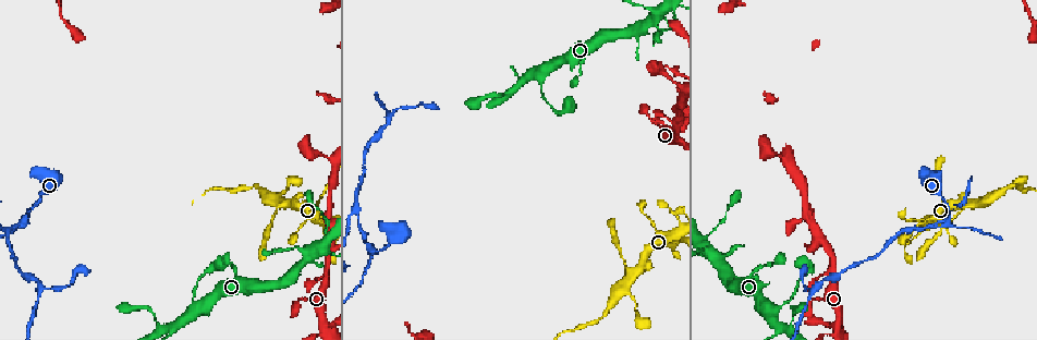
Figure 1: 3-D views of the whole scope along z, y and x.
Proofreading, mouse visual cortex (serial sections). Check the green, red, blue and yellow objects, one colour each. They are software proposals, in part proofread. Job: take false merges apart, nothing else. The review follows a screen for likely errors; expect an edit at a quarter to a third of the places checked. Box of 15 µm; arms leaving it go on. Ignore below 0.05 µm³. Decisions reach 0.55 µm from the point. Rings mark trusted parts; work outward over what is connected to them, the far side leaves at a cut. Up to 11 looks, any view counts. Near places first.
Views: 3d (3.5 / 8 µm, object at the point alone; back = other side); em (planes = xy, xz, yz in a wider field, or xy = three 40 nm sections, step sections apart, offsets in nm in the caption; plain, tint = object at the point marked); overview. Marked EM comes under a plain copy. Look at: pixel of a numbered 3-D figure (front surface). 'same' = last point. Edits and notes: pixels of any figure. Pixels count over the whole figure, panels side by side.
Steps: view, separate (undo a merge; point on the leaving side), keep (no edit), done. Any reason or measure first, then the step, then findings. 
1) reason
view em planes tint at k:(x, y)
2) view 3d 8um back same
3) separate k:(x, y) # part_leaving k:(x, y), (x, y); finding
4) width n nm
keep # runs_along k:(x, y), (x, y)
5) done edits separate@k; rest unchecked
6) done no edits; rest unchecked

branch point
view 3d 3.5um at 1:(370, 250)

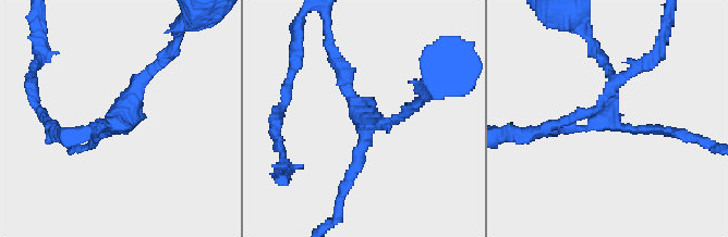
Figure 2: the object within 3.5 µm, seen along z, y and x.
shape alone is not enough
view em planes tint at 2:(607, 115)

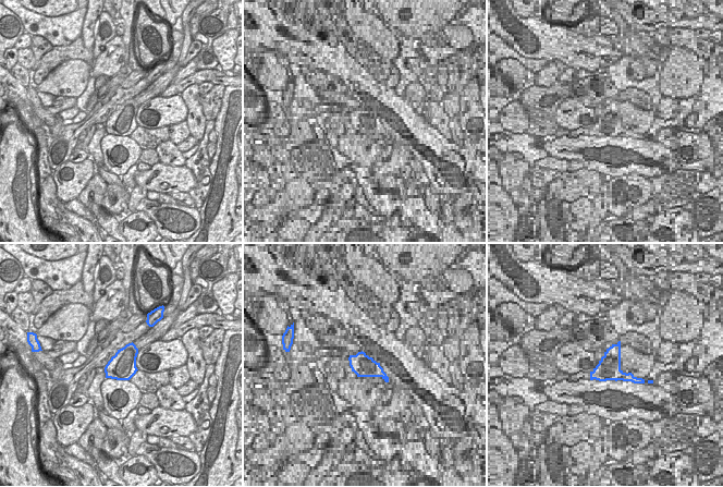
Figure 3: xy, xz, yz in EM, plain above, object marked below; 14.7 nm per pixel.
arms 3; arm_widths 150, 150, 200 nm
keep # runs_along 2:(165, 59), (129, 109), (88, 128); one cell here

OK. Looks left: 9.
side arm on a straight run
view 3d 3.5um at 1:(356, 211)

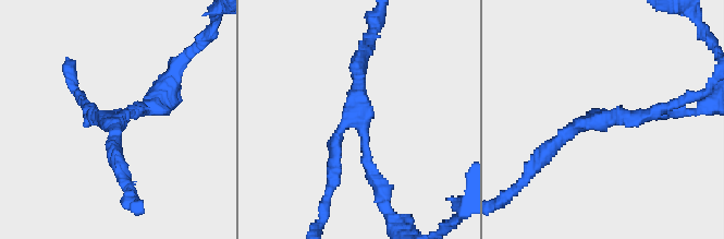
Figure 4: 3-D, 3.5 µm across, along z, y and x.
shape alone is not enough
view em xy step 5 tint at 4:(113, 121)

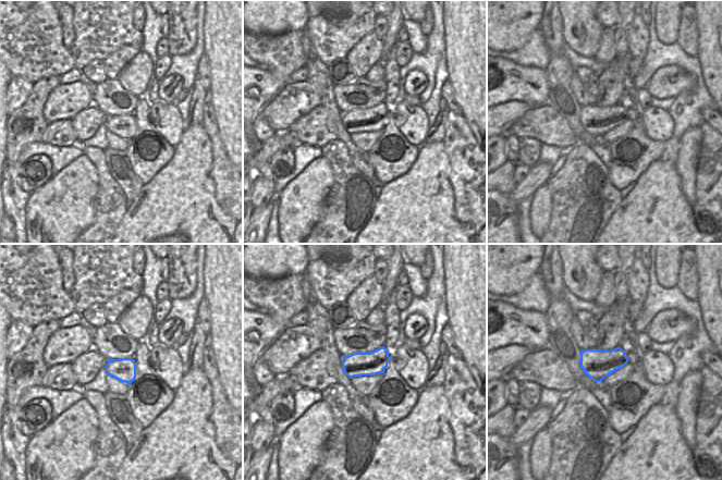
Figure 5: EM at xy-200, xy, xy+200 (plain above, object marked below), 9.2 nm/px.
arms 3; arm_widths 150, 150, 200 nm
keep # runs_along 4:(671, 111), (578, 122), (542, 155); all the same cell

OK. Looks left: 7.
thick turns thin
view 3d 3.5um back at 1:(974, 202)

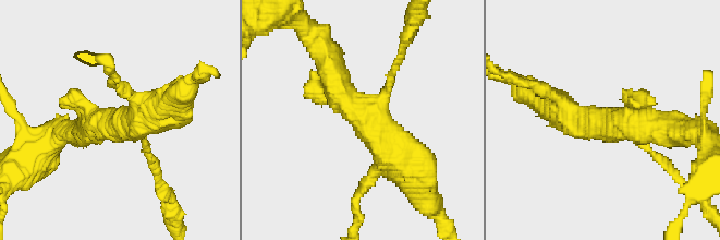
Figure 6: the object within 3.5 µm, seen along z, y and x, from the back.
arms 3; arm_widths 150, 400, 450 nm
keep # runs_along 6:(326, 54), (340, 95), (403, 168); all the same cell

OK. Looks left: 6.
narrows sharply
view 3d 8um at 1:(250, 188)

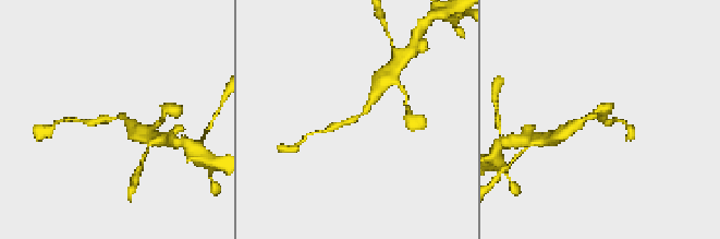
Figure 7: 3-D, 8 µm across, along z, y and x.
view 3d 3.5um at 7:(358, 117)

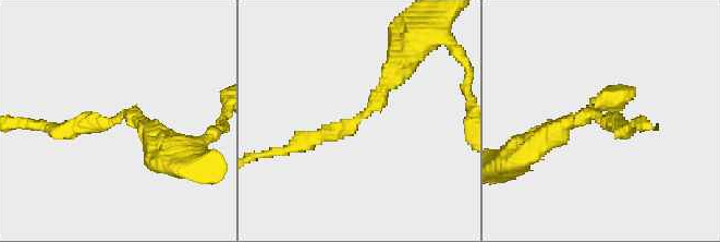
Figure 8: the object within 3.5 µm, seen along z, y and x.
view em xy step 1 tint at 8:(111, 124)

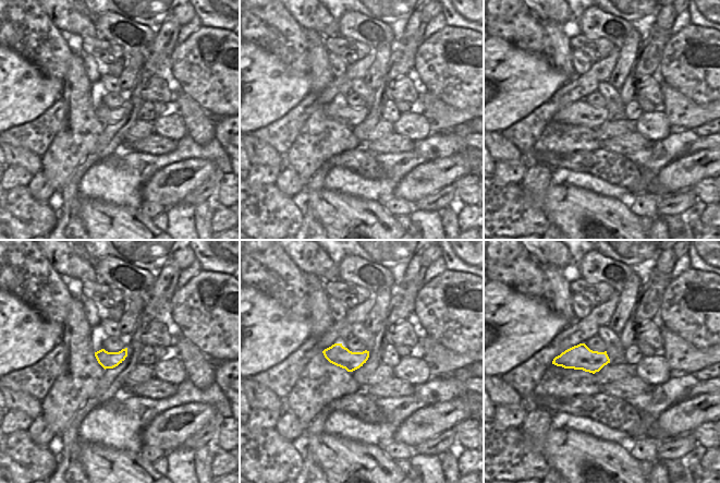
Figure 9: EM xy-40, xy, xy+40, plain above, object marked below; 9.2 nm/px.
keep # runs_along 8:(398, 71), (351, 126), (290, 148); all the same cell

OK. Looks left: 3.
done no edits; rest unchecked

